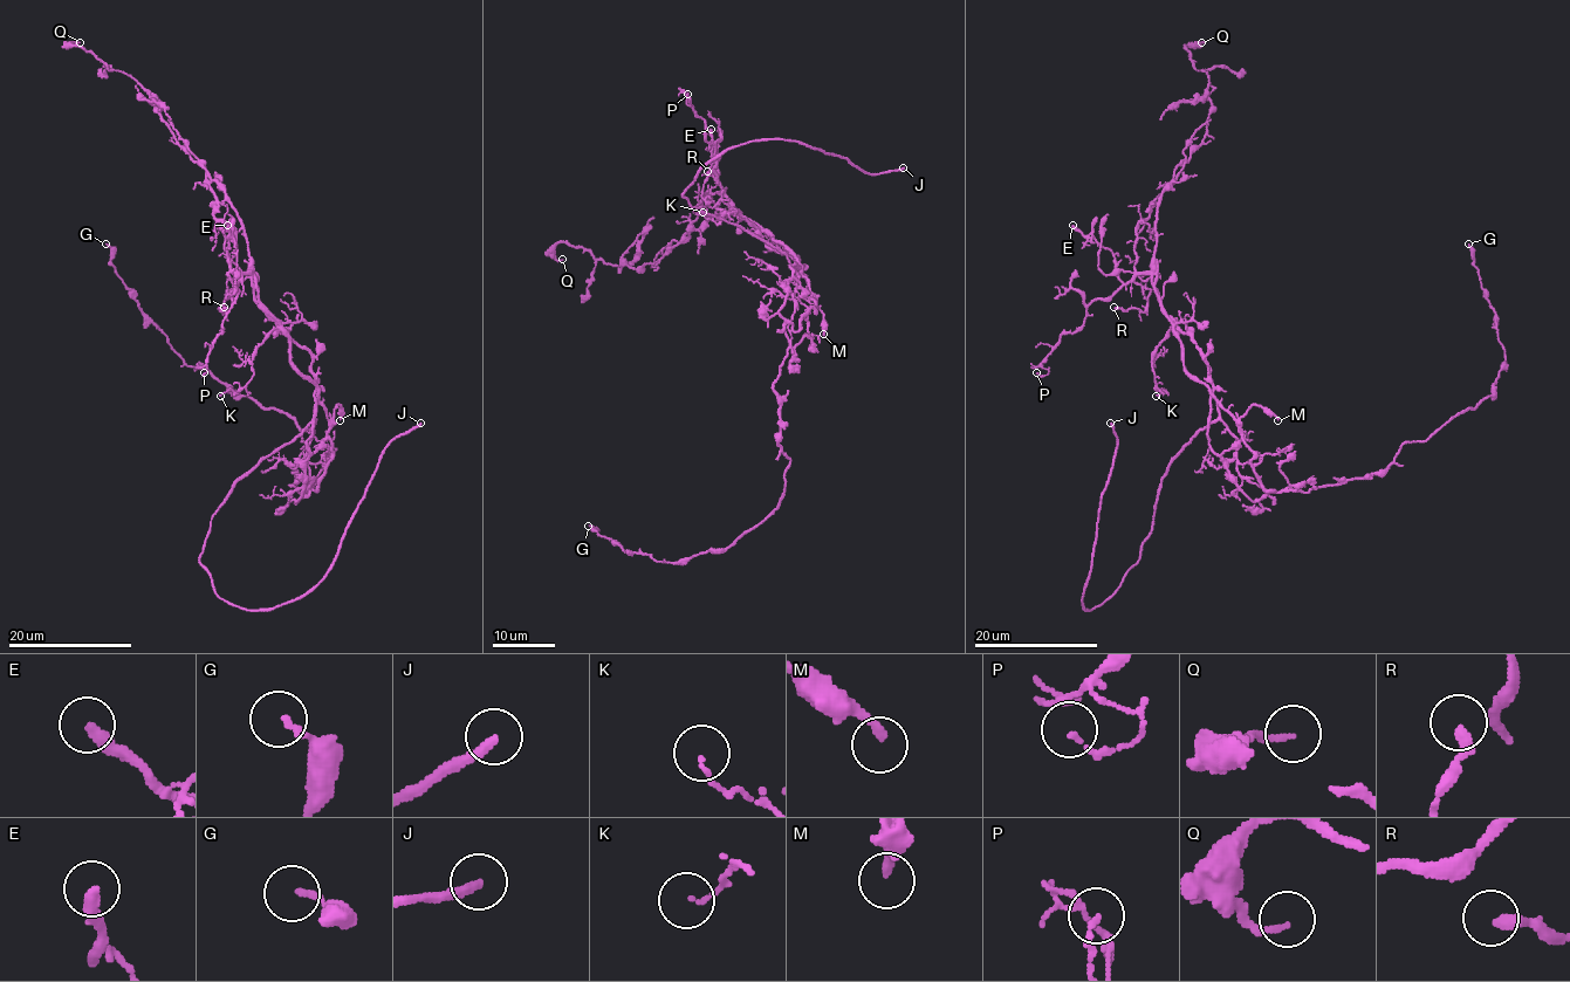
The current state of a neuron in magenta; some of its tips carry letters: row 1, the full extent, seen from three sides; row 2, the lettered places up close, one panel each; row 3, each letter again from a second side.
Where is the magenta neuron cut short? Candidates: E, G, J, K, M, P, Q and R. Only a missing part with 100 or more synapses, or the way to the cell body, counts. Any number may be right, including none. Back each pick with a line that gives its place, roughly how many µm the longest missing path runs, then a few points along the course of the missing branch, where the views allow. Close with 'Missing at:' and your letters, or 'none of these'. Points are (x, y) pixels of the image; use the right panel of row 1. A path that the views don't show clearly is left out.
J: place (1110, 423); missing 30 µm; course (1110, 423), (1103, 416), (1081, 411), (1050, 433), (1041, 435), (1040, 425), (1046, 413), (1049, 379)
Missing at: J

